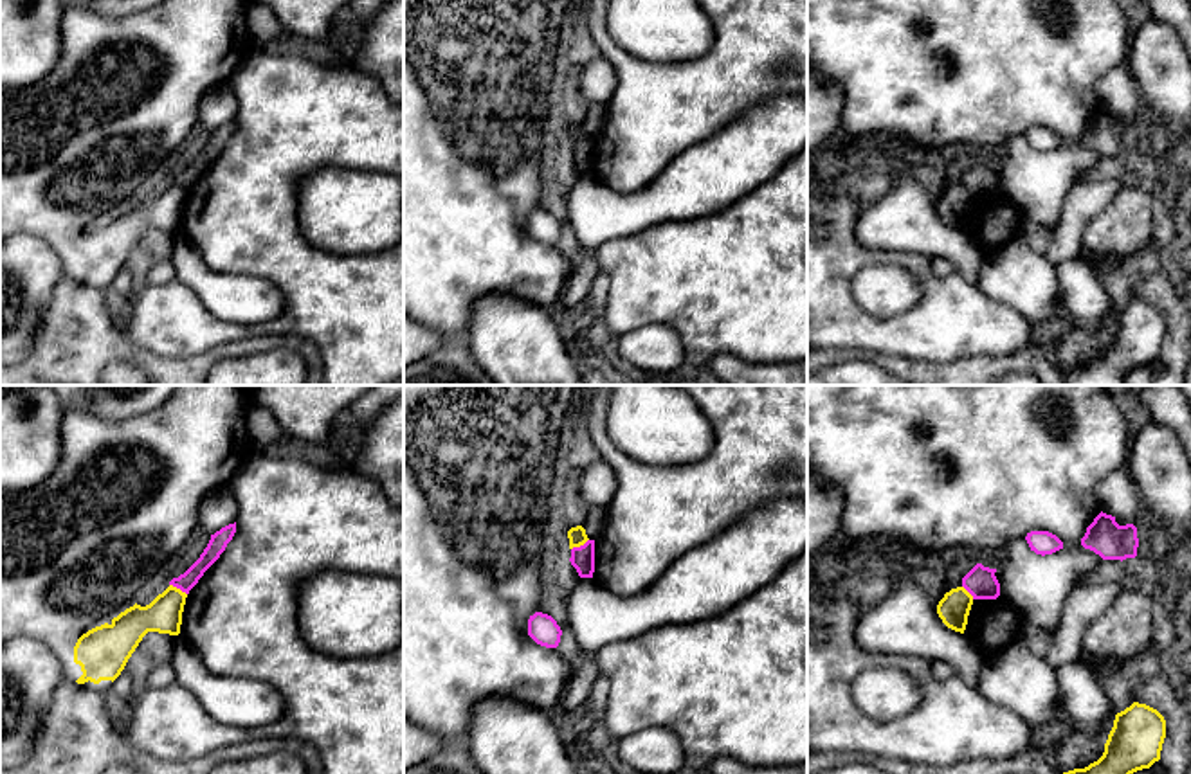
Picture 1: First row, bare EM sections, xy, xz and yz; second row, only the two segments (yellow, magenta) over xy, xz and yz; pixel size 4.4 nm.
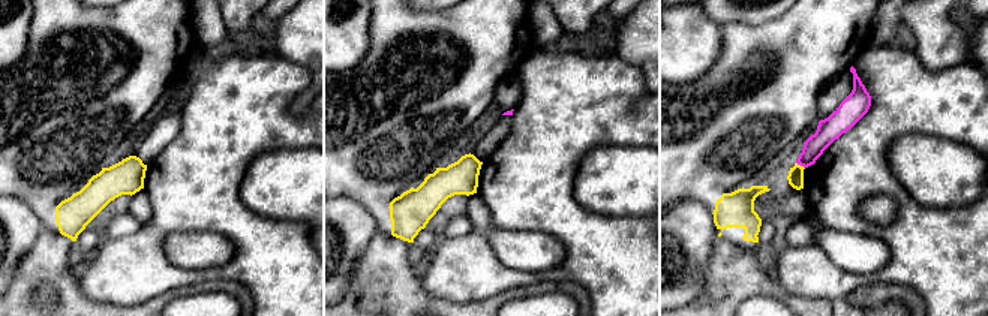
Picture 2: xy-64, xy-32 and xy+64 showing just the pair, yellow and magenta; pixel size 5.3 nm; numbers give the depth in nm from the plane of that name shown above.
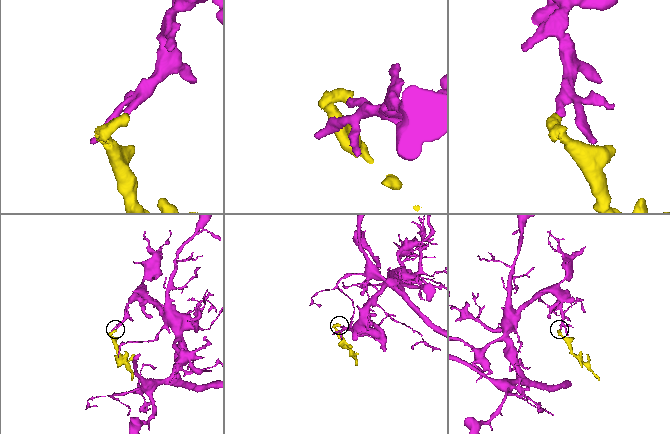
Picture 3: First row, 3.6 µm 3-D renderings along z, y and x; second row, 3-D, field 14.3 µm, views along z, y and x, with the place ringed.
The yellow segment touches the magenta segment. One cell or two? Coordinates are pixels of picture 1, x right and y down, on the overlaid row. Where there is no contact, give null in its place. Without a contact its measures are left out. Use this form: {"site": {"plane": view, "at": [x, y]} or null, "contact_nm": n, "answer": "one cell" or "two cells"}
{"site": {"plane": "xy", "at": [179, 589]}, "contact_nm": 90, "answer": "two cells"}

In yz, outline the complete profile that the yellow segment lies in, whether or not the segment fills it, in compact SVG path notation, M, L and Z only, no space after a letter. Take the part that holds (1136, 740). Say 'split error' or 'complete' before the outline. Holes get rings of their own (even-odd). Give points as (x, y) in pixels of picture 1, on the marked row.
complete; M1133 702L1115 715L1103 756L1085 769L1063 774L1133 774L1150 769L1160 760L1164 738L1164 716L1146 704Z

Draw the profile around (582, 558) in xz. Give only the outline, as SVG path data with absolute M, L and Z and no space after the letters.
M587 540L584 545L573 547L569 562L577 569L580 578L593 578L593 572L595 572L595 540Z

